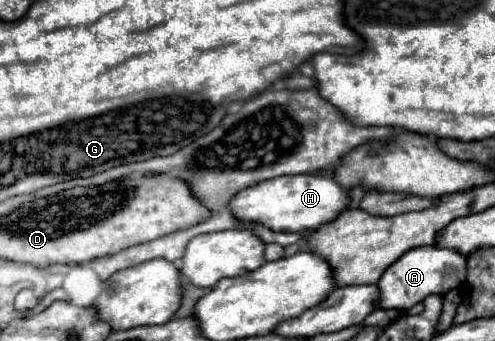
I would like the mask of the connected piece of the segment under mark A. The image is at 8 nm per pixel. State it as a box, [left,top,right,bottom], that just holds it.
[378,246,466,308]

